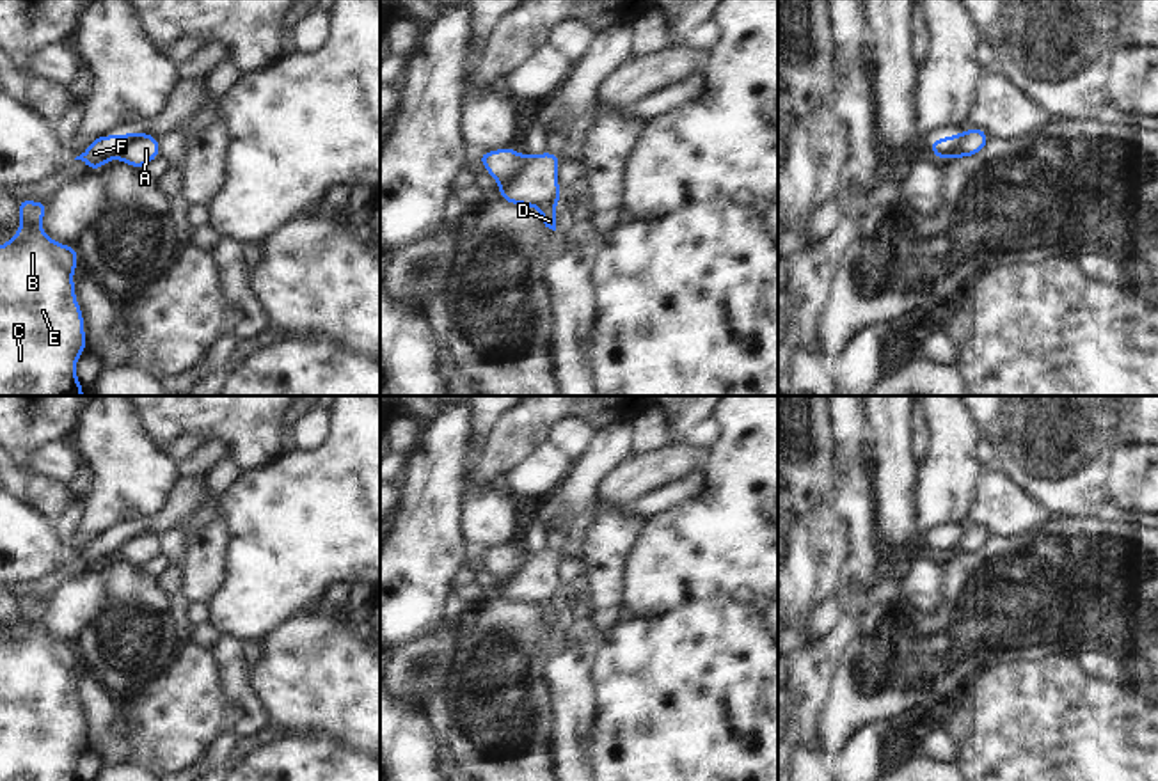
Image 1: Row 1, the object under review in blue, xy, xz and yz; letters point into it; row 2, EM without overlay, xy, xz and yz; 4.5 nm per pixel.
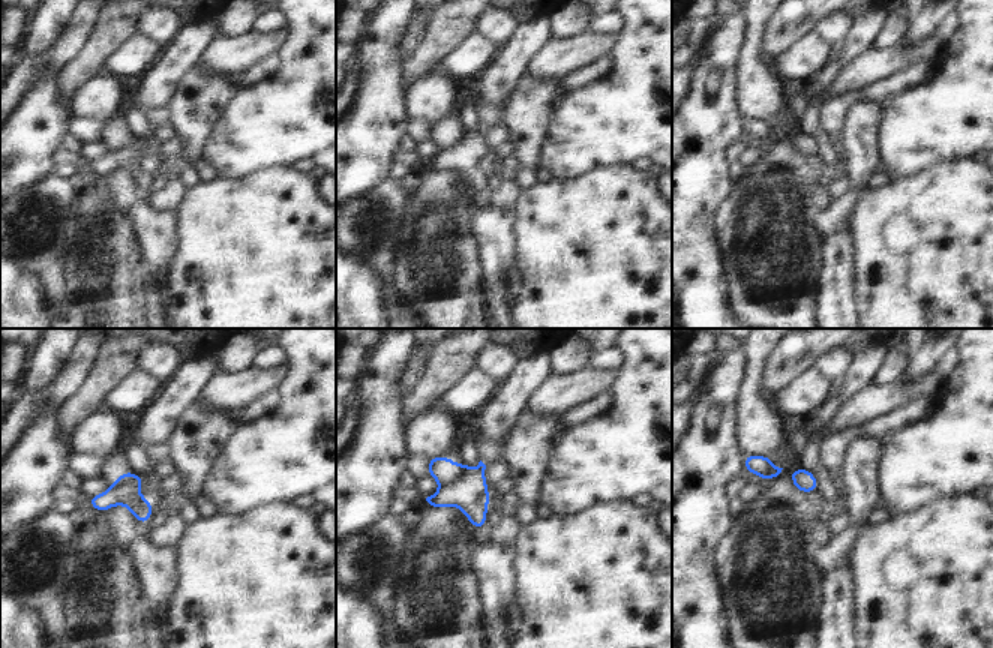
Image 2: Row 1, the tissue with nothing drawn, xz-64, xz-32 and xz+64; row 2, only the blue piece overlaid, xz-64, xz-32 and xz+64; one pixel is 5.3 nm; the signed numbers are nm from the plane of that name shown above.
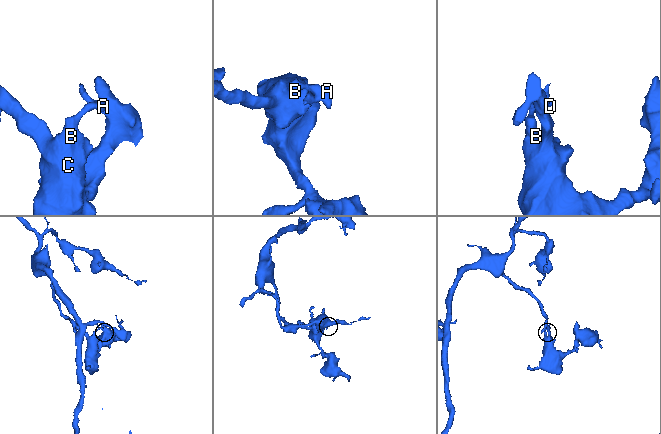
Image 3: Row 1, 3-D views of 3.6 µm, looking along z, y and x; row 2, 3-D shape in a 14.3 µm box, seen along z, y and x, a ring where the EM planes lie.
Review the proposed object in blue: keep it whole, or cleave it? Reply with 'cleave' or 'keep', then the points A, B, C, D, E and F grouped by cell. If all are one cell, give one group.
cleave; groups A D / B C E F

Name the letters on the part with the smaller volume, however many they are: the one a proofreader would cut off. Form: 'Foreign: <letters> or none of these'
Foreign: A, D

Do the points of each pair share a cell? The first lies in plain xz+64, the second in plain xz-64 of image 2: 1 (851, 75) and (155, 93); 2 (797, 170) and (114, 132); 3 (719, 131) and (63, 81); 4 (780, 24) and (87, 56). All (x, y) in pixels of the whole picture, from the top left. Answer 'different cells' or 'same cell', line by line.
1: different cells
2: different cells
3: different cells
4: same cell

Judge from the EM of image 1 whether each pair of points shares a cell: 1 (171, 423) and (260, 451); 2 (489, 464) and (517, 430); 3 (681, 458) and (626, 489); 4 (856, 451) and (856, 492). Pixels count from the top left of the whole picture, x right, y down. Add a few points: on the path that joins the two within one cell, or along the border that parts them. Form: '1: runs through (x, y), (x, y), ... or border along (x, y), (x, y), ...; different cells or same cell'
1: runs through (192, 421), (230, 421), (238, 430); same cell
2: runs through (498, 455), (510, 439); same cell
3: runs through (666, 465), (640, 474); same cell
4: runs through (856, 462), (856, 481); same cell

